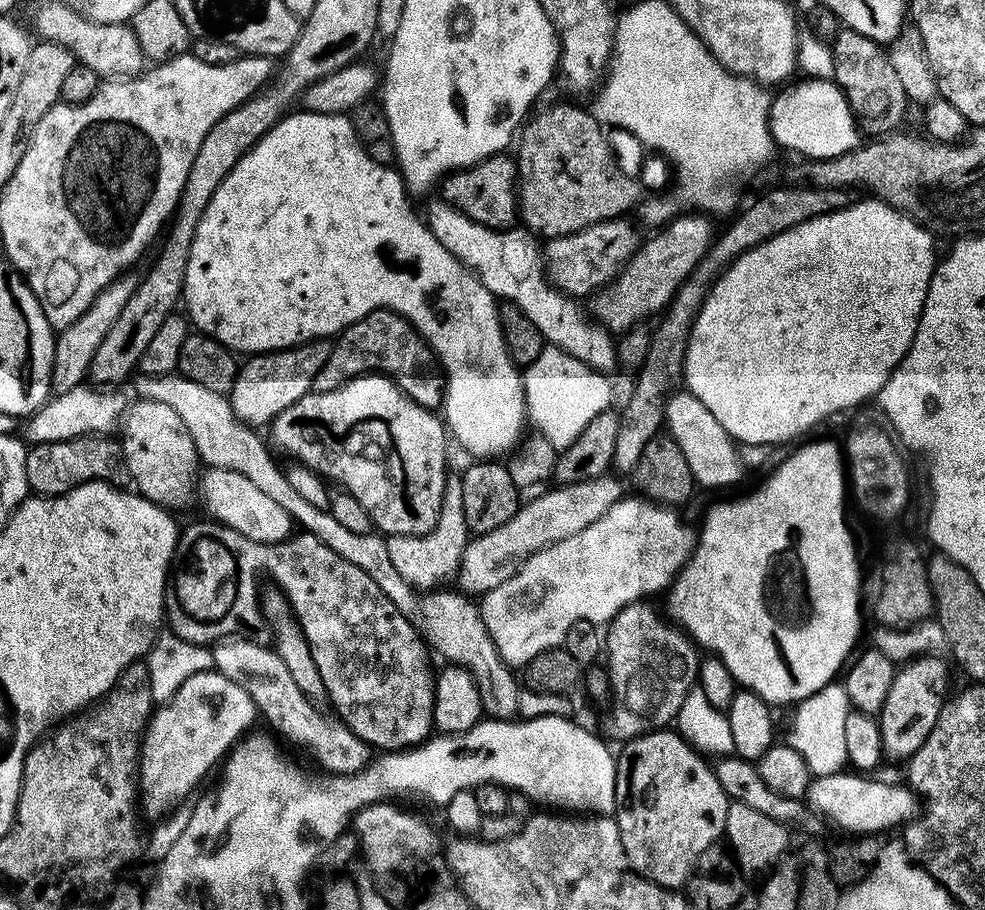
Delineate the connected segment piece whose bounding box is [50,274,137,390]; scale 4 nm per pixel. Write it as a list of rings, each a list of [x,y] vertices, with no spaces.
[[[128,274],[113,280],[96,295],[91,306],[73,324],[63,329],[55,337],[52,345],[53,362],[50,377],[50,384],[53,389],[75,388],[76,385],[85,383],[88,367],[98,350],[98,346],[102,346],[102,338],[106,338],[110,326],[114,326],[114,318],[118,318],[118,314],[122,314],[122,306],[126,306],[126,302],[132,296],[132,291],[136,285],[137,281],[131,280]]]

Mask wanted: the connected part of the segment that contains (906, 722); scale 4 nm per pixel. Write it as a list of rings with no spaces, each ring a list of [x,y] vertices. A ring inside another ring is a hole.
[[[920,654],[897,667],[894,682],[890,682],[890,694],[886,694],[886,702],[882,702],[878,713],[884,755],[889,761],[892,759],[906,762],[920,749],[922,742],[926,742],[926,738],[930,738],[930,730],[934,730],[934,722],[938,722],[938,714],[946,703],[944,691],[948,688],[949,661],[945,660],[939,660],[936,654]]]

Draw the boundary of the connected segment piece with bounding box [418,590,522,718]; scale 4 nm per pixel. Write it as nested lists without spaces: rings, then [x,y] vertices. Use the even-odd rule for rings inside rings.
[[[432,590],[420,602],[419,614],[424,620],[423,633],[431,647],[445,656],[449,665],[467,668],[478,686],[484,712],[492,718],[512,718],[517,715],[517,700],[522,691],[517,673],[505,664],[500,651],[494,646],[490,634],[480,617],[480,609],[471,604],[469,597],[459,590],[444,592]]]

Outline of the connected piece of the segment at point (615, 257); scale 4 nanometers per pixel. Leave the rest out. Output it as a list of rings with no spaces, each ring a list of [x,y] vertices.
[[[628,218],[598,222],[569,236],[549,239],[548,248],[546,244],[546,272],[552,283],[567,296],[581,298],[580,296],[588,296],[591,292],[599,293],[620,275],[641,243],[642,236],[636,233],[635,226]]]

